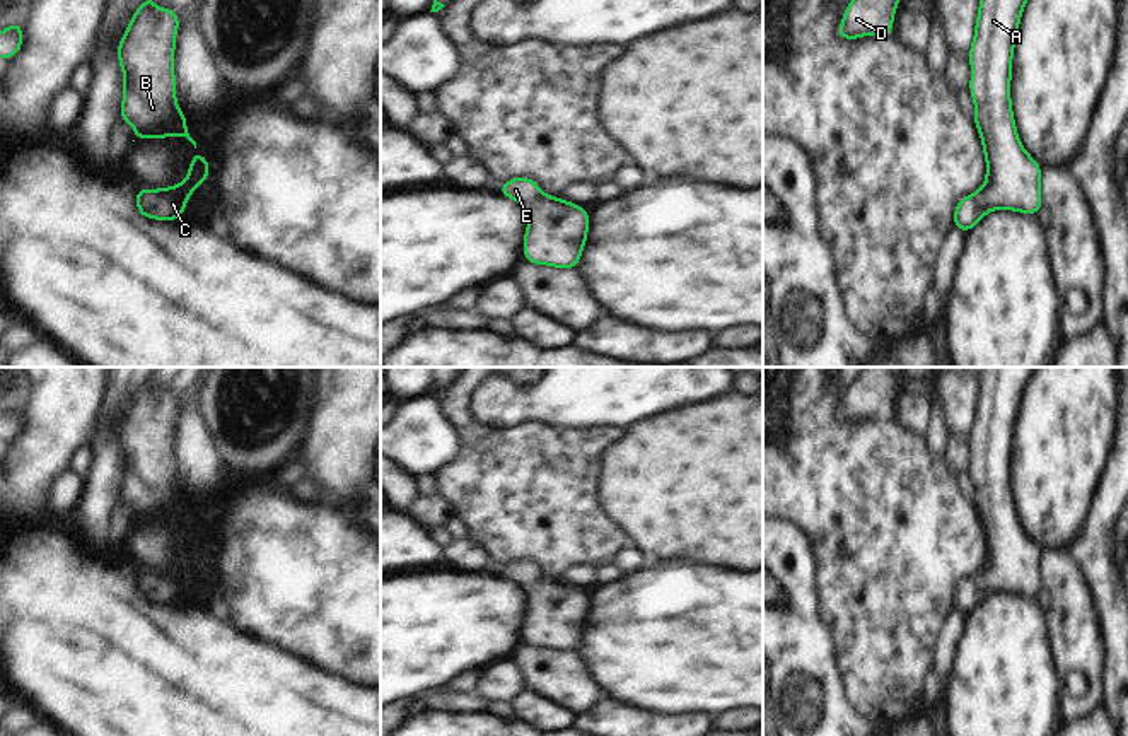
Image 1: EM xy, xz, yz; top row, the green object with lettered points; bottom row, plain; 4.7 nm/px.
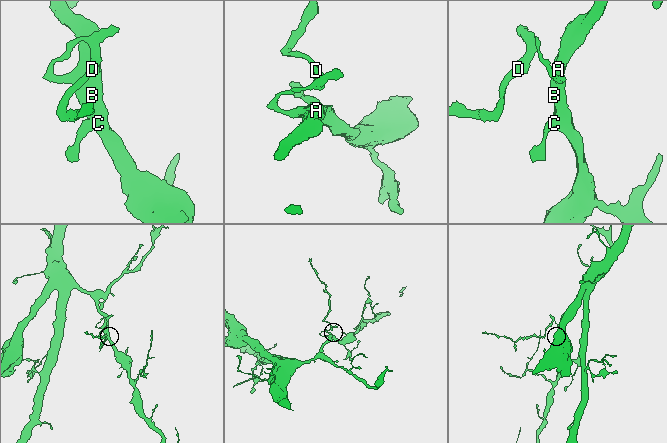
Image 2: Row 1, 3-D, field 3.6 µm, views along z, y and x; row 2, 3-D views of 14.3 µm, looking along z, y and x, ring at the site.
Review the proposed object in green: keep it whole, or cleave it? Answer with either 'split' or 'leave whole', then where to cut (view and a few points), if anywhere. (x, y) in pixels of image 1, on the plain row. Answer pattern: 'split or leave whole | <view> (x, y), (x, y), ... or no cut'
leave whole | no cut

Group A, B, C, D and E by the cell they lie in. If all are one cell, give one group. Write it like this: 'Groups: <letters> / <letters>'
Groups: A B C D E.

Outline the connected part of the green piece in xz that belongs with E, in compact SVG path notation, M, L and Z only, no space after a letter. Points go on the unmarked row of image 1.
M514 560L500 575L527 591L524 640L529 645L575 651L587 623L590 598L575 586L543 577L536 564Z

